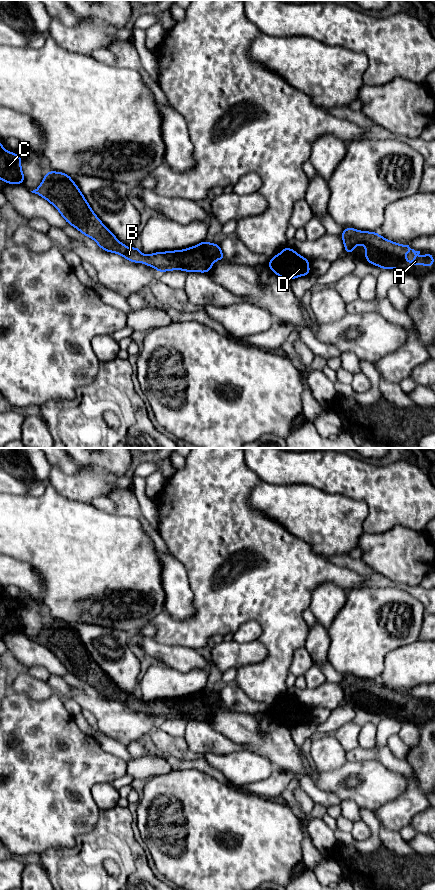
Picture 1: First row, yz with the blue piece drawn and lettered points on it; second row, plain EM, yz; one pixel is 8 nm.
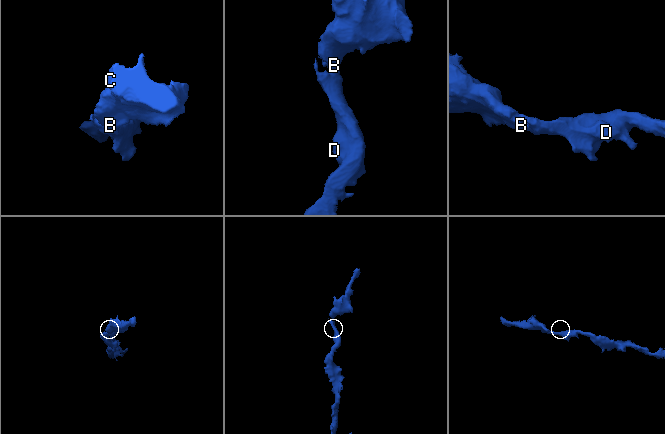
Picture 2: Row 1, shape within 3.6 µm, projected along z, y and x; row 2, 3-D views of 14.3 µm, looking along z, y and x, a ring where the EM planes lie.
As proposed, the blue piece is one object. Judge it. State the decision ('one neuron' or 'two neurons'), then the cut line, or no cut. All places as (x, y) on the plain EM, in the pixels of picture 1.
one neuron | no cut

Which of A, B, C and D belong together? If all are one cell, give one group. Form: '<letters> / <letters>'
A B C D

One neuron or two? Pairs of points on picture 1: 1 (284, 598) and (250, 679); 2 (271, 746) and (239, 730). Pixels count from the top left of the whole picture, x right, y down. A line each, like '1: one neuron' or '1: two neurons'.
1: one neuron
2: one neuron

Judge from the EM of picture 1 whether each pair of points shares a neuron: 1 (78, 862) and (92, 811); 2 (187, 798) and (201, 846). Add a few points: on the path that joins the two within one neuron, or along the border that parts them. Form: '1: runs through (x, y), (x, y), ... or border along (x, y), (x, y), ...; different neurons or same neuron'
1: border along (99, 813), (94, 827), (70, 850); different neurons
2: runs through (187, 810), (189, 820), (201, 834); same neuron

